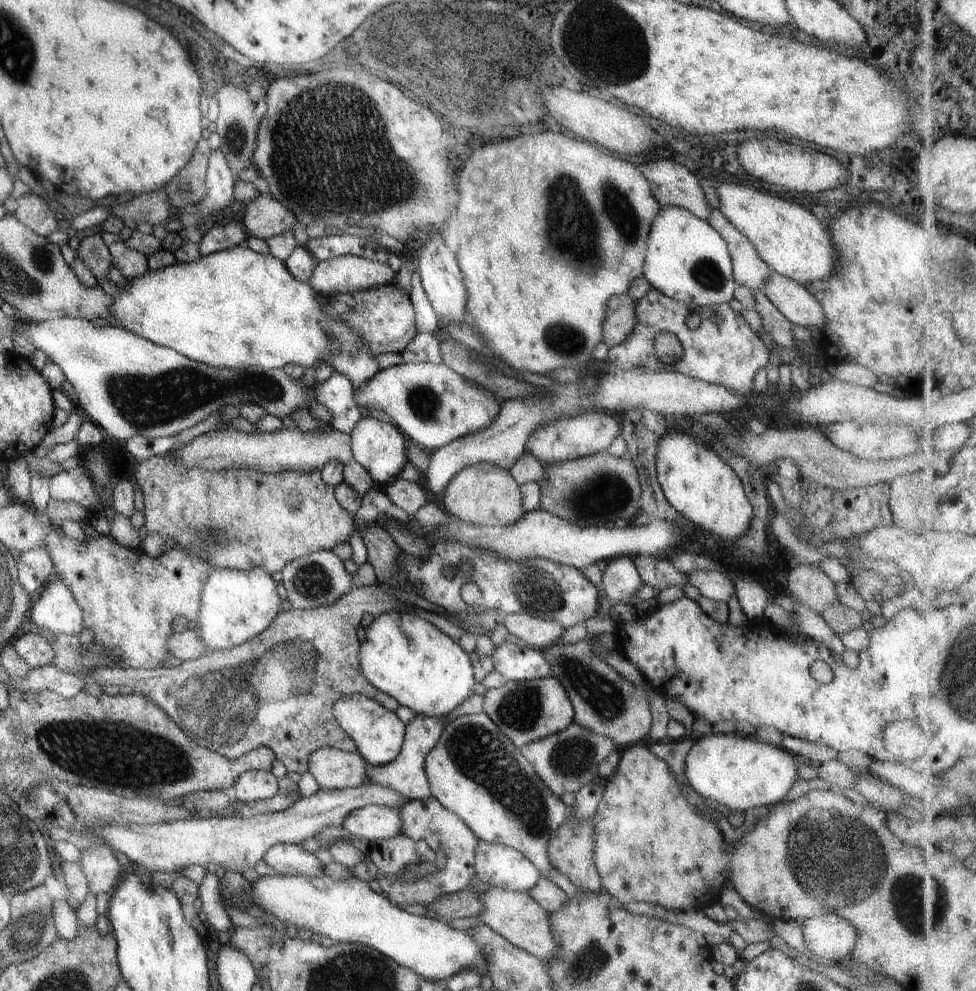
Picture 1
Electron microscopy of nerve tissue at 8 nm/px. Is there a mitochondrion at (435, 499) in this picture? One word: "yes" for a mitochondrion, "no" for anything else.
no

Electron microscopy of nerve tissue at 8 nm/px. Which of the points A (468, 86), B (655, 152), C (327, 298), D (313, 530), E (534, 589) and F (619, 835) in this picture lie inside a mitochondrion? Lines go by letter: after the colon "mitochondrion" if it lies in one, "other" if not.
A: mitochondrion
B: other
C: other
D: other
E: mitochondrion
F: other

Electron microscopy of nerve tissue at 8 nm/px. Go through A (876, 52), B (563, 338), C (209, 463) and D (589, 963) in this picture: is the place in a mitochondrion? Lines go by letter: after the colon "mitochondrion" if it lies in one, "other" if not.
A: other
B: mitochondrion
C: other
D: mitochondrion

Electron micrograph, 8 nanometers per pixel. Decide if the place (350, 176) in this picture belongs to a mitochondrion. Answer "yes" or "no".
yes

